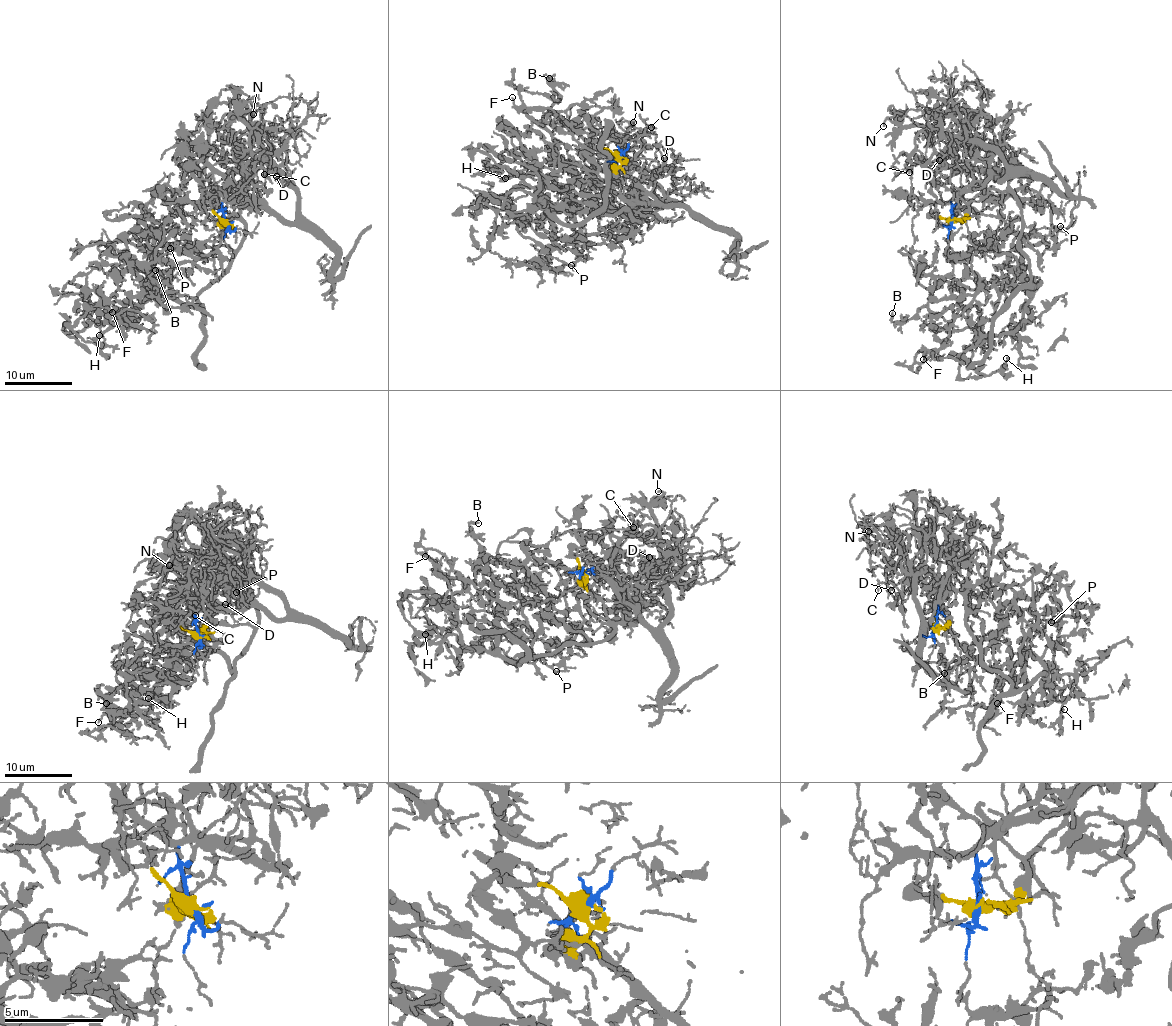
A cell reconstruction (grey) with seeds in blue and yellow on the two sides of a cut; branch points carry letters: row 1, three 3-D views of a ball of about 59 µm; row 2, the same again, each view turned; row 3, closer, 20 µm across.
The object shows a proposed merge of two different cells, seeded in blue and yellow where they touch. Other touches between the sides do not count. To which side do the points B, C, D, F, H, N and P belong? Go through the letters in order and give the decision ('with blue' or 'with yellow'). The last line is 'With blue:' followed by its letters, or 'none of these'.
B: with yellow
C: with blue
D: with blue
F: with yellow
H: with yellow
N: with blue
P: with yellow
With blue: C, D, N

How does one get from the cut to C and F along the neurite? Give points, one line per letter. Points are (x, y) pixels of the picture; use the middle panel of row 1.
C: (620, 155), (613, 162), (616, 167), (659, 203), (689, 209), (691, 215), (634, 160), (635, 139), (650, 126)
F: (620, 155), (615, 176), (637, 184), (641, 220), (625, 209), (561, 224), (538, 191), (558, 163), (512, 97)

